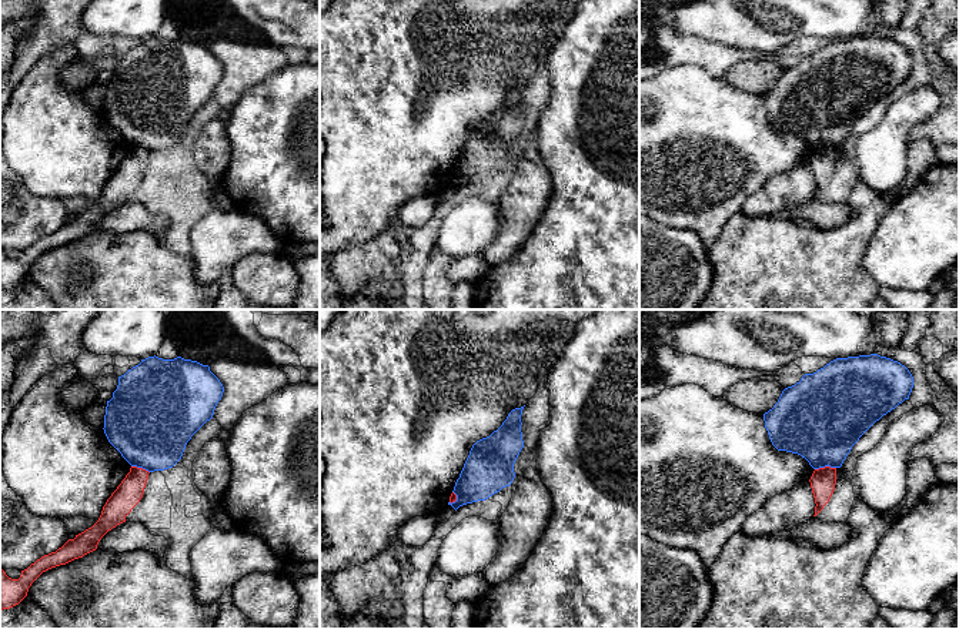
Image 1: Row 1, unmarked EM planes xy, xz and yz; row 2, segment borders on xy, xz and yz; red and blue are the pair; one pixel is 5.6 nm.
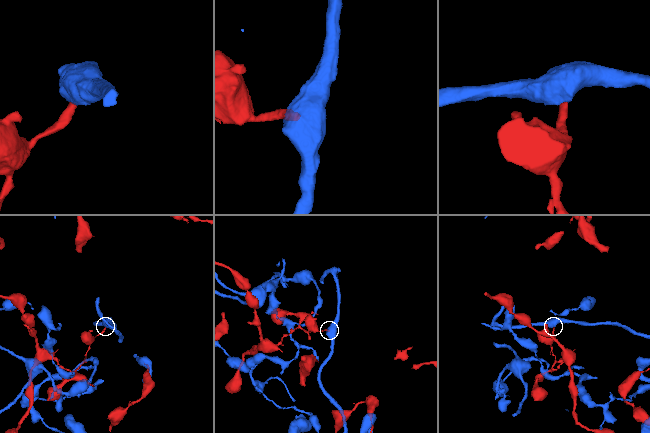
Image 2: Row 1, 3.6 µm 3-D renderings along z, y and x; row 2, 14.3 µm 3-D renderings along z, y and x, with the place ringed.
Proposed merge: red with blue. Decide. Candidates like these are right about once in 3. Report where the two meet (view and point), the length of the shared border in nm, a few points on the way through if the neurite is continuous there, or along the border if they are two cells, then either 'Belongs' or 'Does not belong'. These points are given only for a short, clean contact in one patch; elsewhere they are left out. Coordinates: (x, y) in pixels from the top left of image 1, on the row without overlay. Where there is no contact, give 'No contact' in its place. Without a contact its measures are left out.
Touches red at yz (825, 147). Shared border 120 nm. Boundary: yz (835, 147), (819, 147), (815, 150). Does not belong

